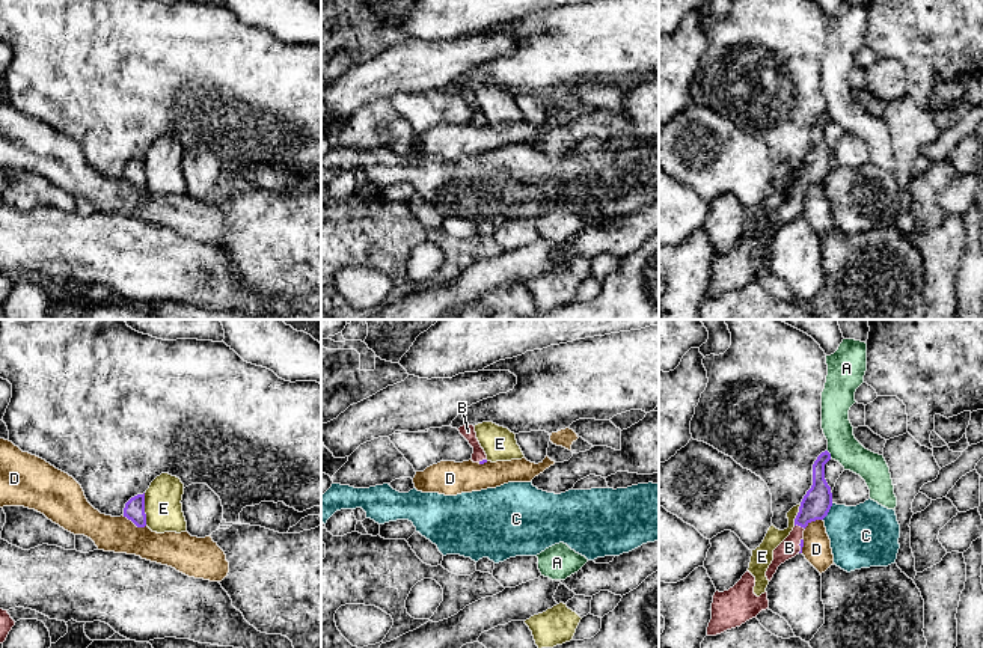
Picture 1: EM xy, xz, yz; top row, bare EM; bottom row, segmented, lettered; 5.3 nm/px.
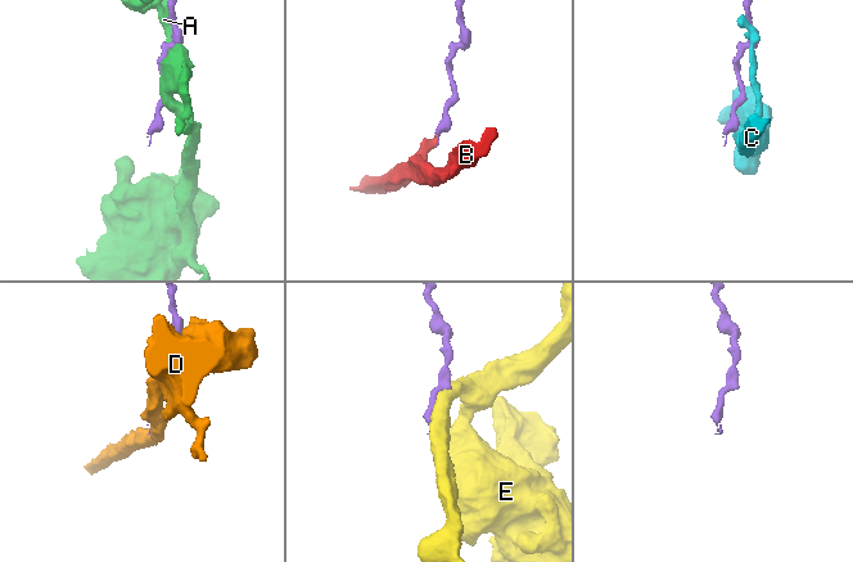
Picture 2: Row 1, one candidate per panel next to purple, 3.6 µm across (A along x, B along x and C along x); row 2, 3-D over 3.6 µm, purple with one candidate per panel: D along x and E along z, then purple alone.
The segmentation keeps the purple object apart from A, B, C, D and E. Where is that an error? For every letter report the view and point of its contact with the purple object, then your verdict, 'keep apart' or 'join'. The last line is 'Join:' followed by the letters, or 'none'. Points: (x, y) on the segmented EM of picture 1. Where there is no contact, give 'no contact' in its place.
A: yz (829, 454) | keep apart
B: yz (799, 525) | join
C: yz (828, 511) | keep apart
D: xy (134, 523) | keep apart
E: xy (143, 510) | keep apart
Join: B

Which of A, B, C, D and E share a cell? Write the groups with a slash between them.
A / B / C / D / E

